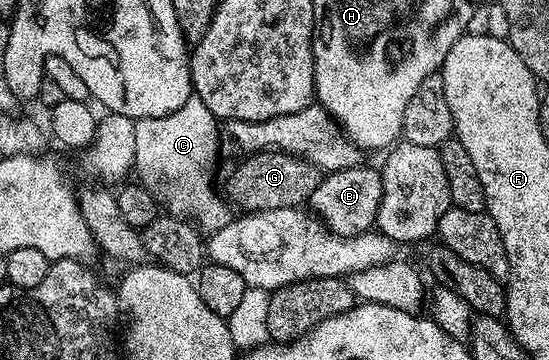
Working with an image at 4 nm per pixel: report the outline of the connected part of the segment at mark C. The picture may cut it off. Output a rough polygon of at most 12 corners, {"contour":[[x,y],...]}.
{"contour":[[195,94],[135,123],[140,183],[209,234],[231,216],[209,185],[217,117]]}

